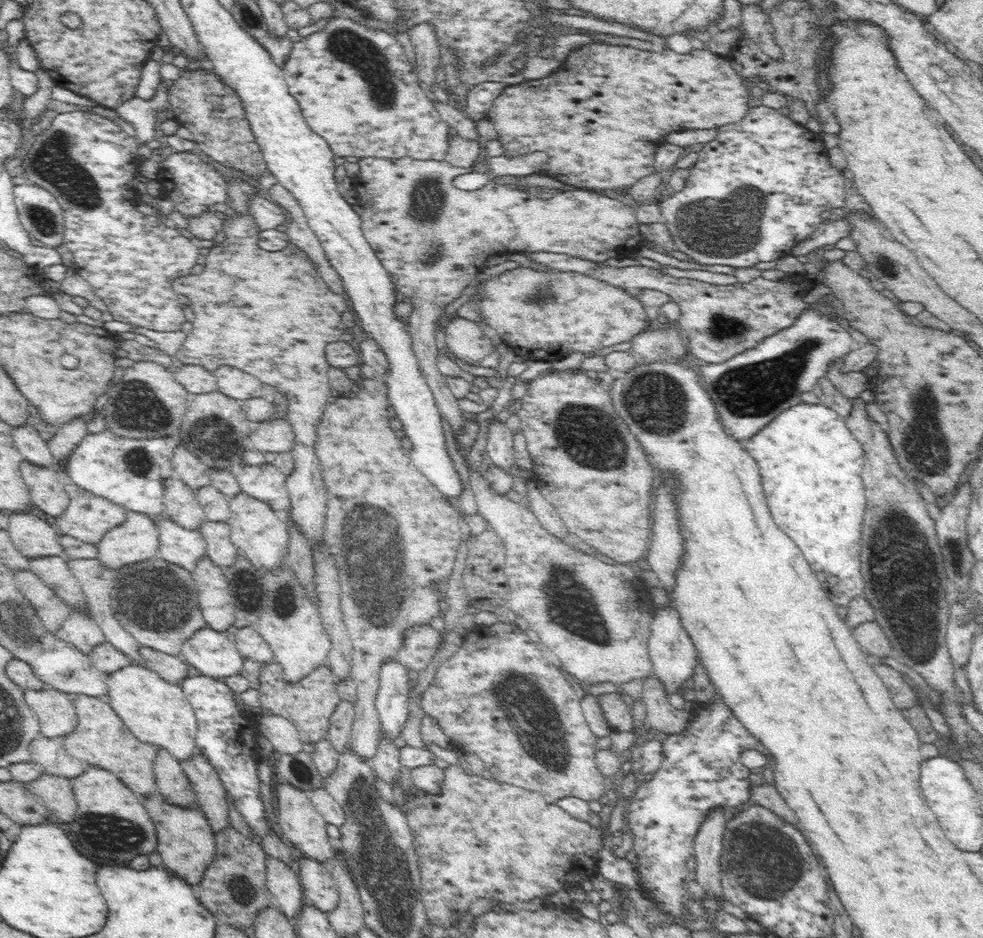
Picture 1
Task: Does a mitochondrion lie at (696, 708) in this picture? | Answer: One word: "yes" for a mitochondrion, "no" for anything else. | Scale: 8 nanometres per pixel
no

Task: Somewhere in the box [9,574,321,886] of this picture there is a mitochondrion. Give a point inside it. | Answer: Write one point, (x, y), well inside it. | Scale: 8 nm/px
(114, 838)

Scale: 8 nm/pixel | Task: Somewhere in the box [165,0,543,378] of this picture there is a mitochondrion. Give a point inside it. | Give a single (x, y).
(345, 44)

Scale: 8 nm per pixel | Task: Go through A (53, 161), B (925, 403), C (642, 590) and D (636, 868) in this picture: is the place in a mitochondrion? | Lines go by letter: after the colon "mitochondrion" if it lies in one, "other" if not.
A: mitochondrion
B: mitochondrion
C: other
D: other

